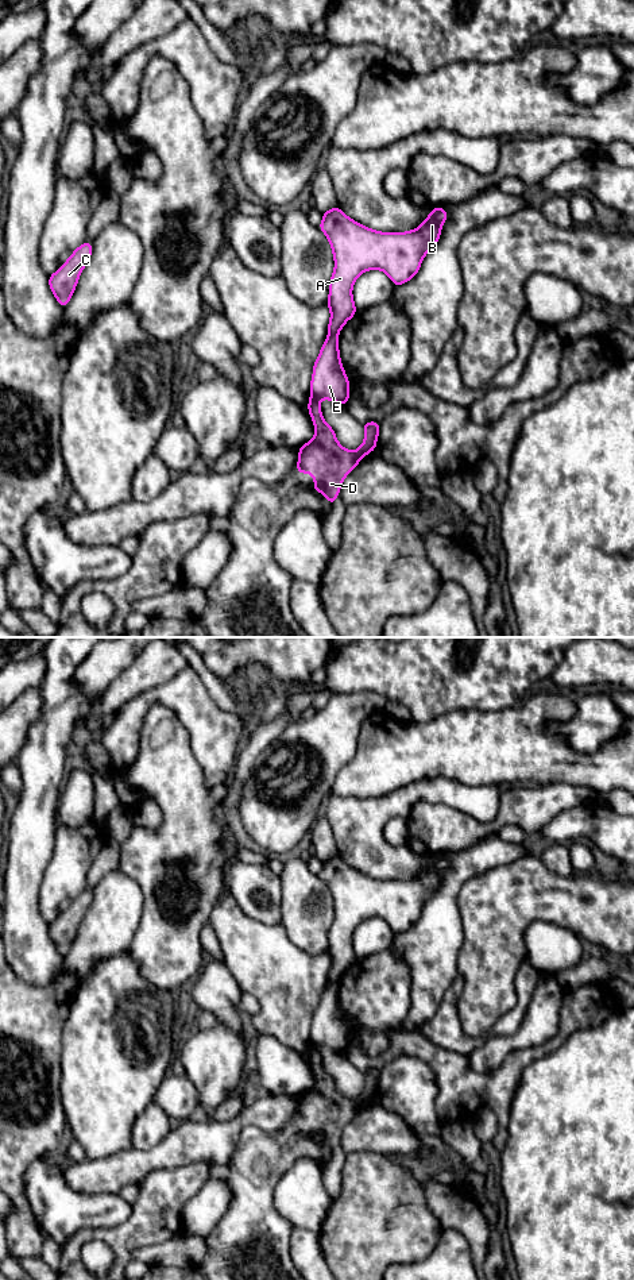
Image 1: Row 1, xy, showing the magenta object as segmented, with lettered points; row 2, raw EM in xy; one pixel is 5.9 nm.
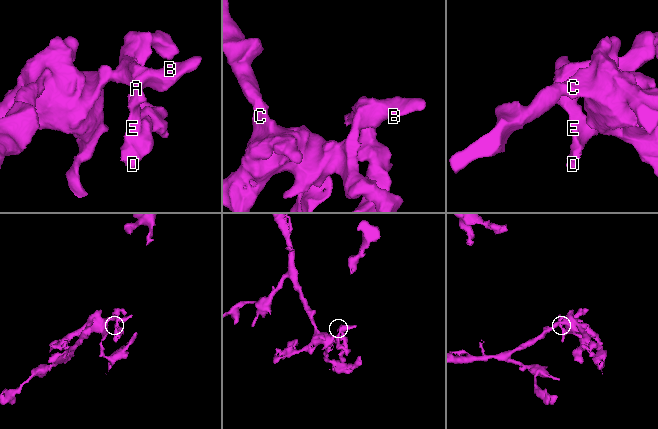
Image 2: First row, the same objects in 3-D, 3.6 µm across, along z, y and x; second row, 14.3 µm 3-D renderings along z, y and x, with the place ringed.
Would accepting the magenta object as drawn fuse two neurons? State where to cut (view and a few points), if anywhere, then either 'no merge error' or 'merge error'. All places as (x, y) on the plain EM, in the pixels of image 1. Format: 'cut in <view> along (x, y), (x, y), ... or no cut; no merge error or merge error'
cut in xy along (337, 982), (328, 983); merge error

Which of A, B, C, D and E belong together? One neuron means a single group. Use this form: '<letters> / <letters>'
A B C / D E

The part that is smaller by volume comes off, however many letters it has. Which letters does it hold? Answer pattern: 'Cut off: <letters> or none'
Cut off: D, E

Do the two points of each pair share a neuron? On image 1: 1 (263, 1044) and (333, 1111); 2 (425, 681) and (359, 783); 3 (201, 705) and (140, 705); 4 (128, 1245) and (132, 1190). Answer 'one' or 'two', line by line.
1: two
2: two
3: one
4: two

